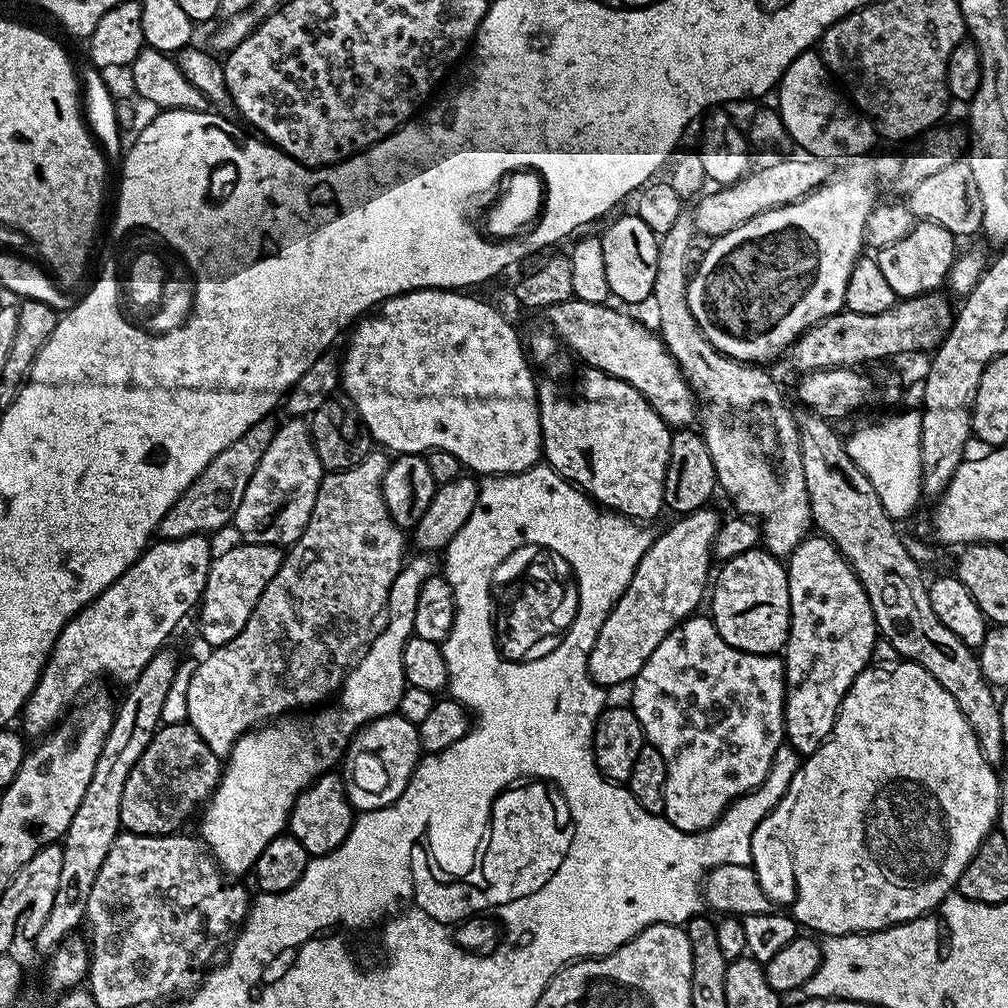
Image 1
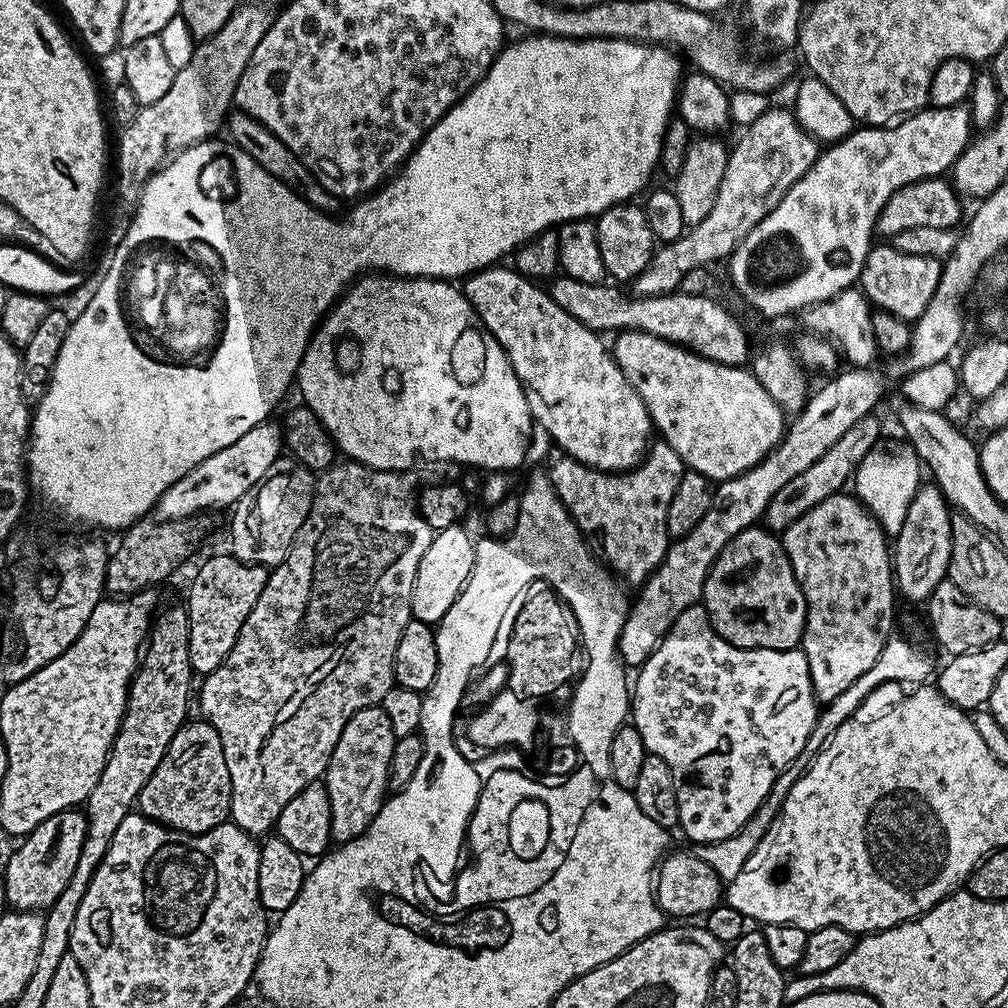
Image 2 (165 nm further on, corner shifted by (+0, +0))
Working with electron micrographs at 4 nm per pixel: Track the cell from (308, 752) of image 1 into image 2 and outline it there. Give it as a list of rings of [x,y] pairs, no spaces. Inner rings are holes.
[[[455,524],[446,530],[433,535],[426,554],[422,554],[422,562],[418,562],[418,574],[414,578],[414,594],[412,595],[412,619],[427,624],[439,625],[441,618],[454,606],[458,594],[466,586],[474,566],[476,546],[473,537],[468,537],[464,526]]]

